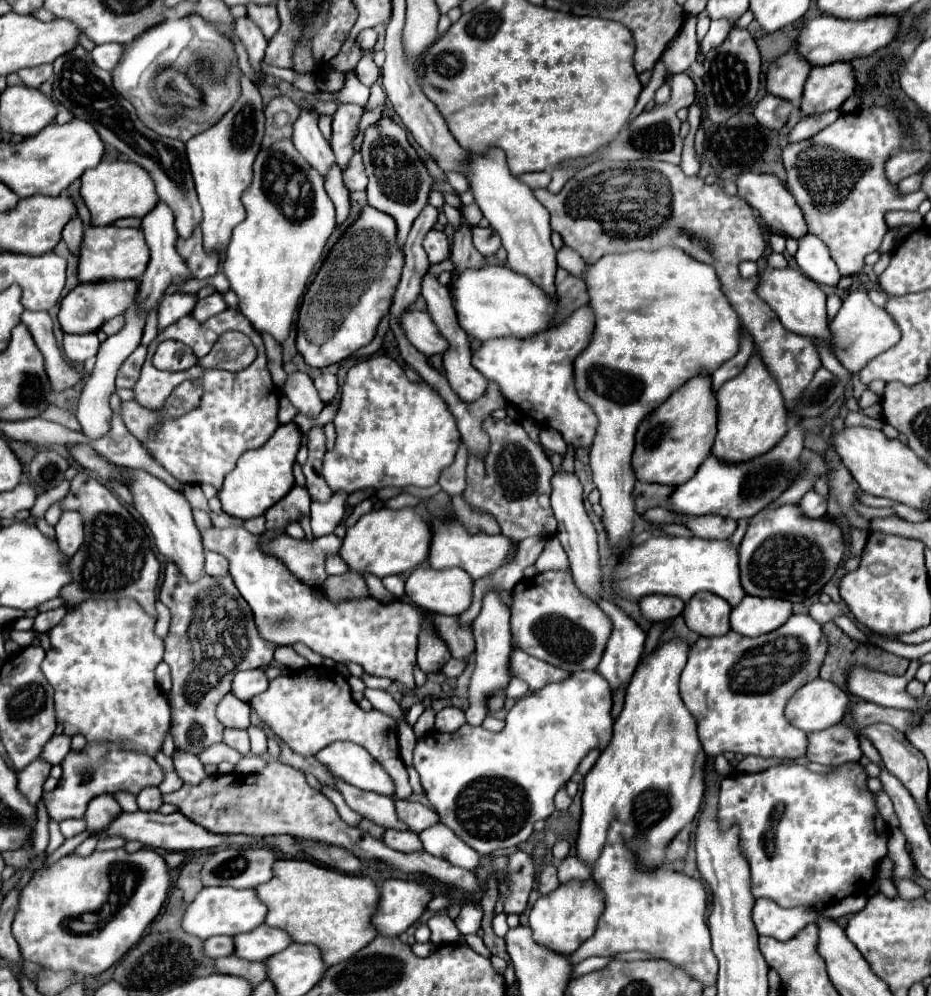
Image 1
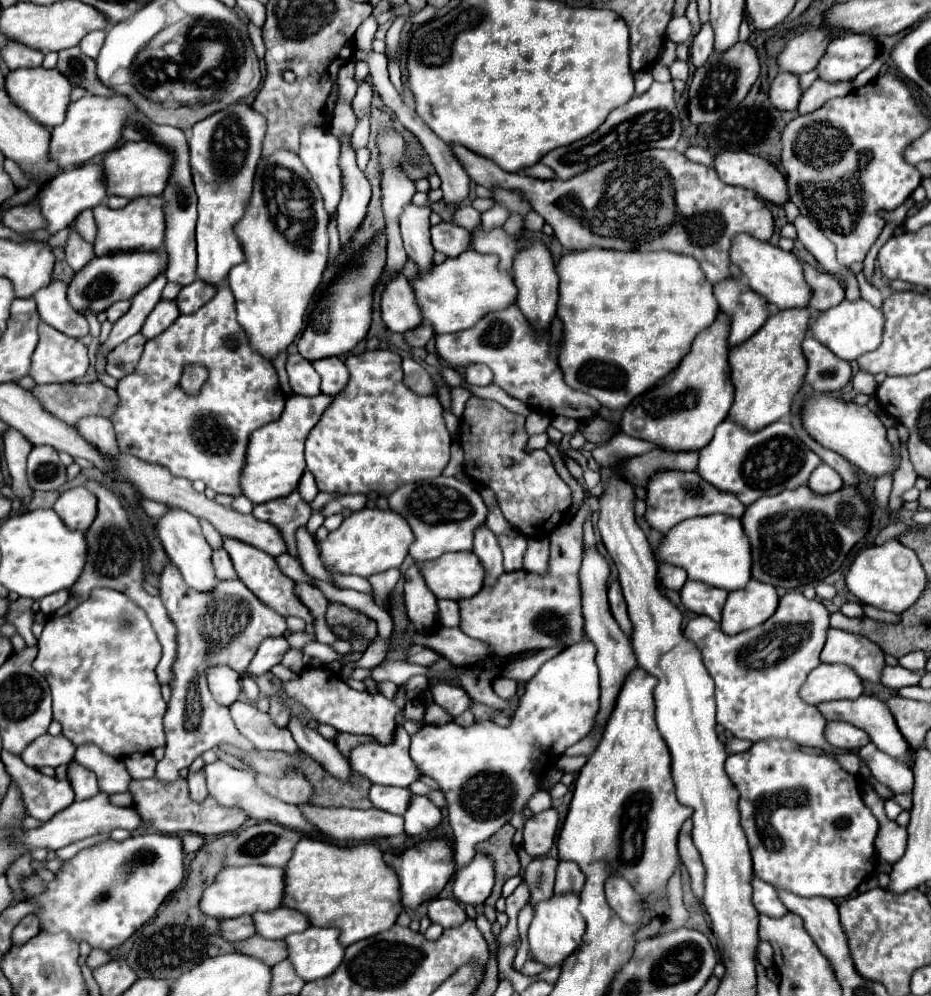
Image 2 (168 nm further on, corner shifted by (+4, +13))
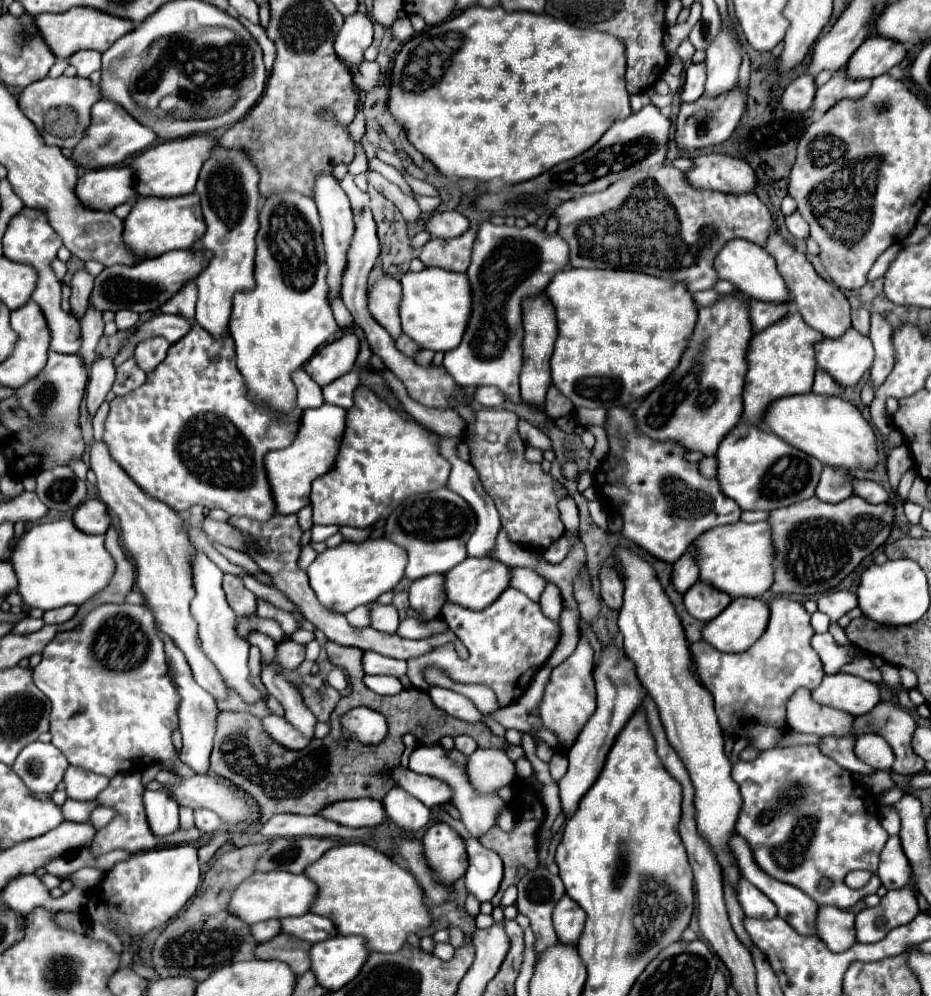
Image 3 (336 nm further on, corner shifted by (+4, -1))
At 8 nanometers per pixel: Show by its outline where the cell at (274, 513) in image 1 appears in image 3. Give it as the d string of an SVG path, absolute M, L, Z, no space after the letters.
M289 514L289 516L273 516L269 518L267 522L255 522L251 518L231 518L229 524L237 526L243 536L247 540L251 540L251 558L257 562L257 566L267 572L271 578L273 578L273 586L279 588L285 596L289 596L297 606L299 606L299 612L315 624L315 628L319 628L329 640L341 644L341 646L355 646L355 648L361 648L361 650L371 650L371 652L377 652L377 654L383 654L383 656L389 656L389 658L401 658L401 660L411 660L411 658L419 658L435 648L441 648L445 644L455 644L455 650L459 654L459 658L467 658L469 652L467 648L459 642L459 638L447 630L443 634L435 634L435 636L429 636L429 638L423 638L423 640L409 640L409 638L401 638L399 634L383 634L371 626L365 626L365 628L353 628L343 614L335 614L333 610L327 610L325 606L321 606L321 602L315 598L315 592L311 590L309 582L307 582L307 572L305 570L299 570L299 554L301 554L301 534L303 530L299 528L299 522L297 522L297 514Z

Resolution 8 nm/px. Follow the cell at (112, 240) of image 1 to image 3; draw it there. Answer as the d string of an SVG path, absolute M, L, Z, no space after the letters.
M187 194L181 198L139 198L123 226L123 244L141 260L157 258L171 250L187 250L205 232L197 194Z

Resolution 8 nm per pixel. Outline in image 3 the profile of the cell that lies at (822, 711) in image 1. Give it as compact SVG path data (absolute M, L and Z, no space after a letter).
M853 674L825 676L811 698L823 706L831 706L853 716L863 716L879 704L879 686Z

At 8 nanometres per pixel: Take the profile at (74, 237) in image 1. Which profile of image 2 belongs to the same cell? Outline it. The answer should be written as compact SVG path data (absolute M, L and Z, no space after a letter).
M75 230L71 232L67 246L65 246L65 256L67 256L67 264L73 268L73 272L79 272L83 266L87 266L93 258L93 246L87 244Z

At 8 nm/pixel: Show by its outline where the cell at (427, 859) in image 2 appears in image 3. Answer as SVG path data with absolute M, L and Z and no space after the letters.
M433 824L423 836L423 848L425 862L427 866L431 866L431 874L435 874L439 882L453 886L453 882L457 882L465 874L467 852L463 838L447 824Z

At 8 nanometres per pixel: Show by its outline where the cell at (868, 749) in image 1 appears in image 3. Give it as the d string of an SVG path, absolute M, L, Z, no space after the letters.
M823 738L821 752L853 774L871 776L873 772L877 772L873 766L867 766L853 754L853 744L855 744L855 738Z

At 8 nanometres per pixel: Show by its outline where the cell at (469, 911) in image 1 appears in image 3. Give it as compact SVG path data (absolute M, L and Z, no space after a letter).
M465 838L465 848L469 854L469 868L465 874L465 890L479 902L489 902L499 890L503 878L501 858L479 844L479 840Z

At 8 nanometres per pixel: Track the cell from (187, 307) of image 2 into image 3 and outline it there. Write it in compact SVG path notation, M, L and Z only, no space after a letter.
M155 314L151 320L143 322L127 342L133 340L135 344L139 344L141 340L151 336L165 336L173 344L179 338L183 338L189 330L191 322L187 322L187 318L179 318L179 314Z

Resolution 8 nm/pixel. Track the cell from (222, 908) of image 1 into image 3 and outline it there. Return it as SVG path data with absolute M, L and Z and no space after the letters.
M255 872L245 878L235 890L227 904L227 912L239 918L245 924L255 924L271 918L287 918L287 916L303 916L309 912L309 906L315 898L315 884L303 874L289 872Z

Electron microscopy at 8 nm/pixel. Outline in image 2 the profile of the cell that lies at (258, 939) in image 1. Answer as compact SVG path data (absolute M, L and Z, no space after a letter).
M283 906L271 912L255 912L255 926L257 934L263 938L283 940L289 934L307 930L311 926L311 920L307 914Z

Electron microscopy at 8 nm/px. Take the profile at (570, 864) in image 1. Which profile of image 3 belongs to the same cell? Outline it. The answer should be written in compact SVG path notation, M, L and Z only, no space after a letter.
M567 894L555 904L553 910L553 926L557 938L567 944L577 944L585 922L585 910Z

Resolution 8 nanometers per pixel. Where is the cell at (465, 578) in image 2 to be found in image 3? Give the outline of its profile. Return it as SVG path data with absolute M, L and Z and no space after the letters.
M465 558L459 566L445 574L445 594L449 602L455 602L469 610L483 610L493 604L499 594L509 586L509 566L489 558Z

